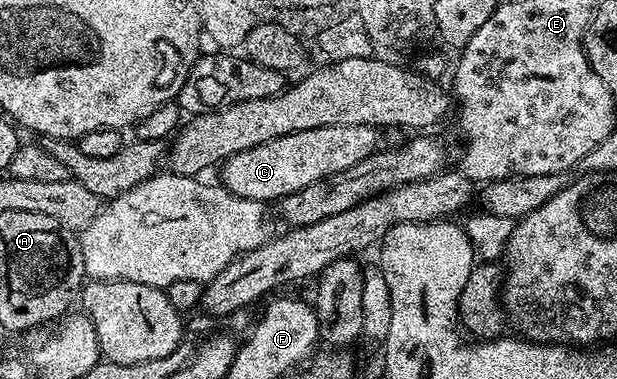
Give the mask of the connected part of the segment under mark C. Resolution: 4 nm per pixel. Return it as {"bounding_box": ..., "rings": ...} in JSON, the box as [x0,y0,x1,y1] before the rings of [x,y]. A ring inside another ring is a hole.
{"bounding_box":[221,124,380,202],"rings":[[[368,124],[321,126],[285,134],[278,140],[270,140],[224,160],[221,165],[221,184],[234,196],[246,200],[278,202],[295,191],[304,190],[307,186],[326,180],[339,171],[356,166],[362,159],[369,158],[380,147],[379,136],[380,133]]]}

